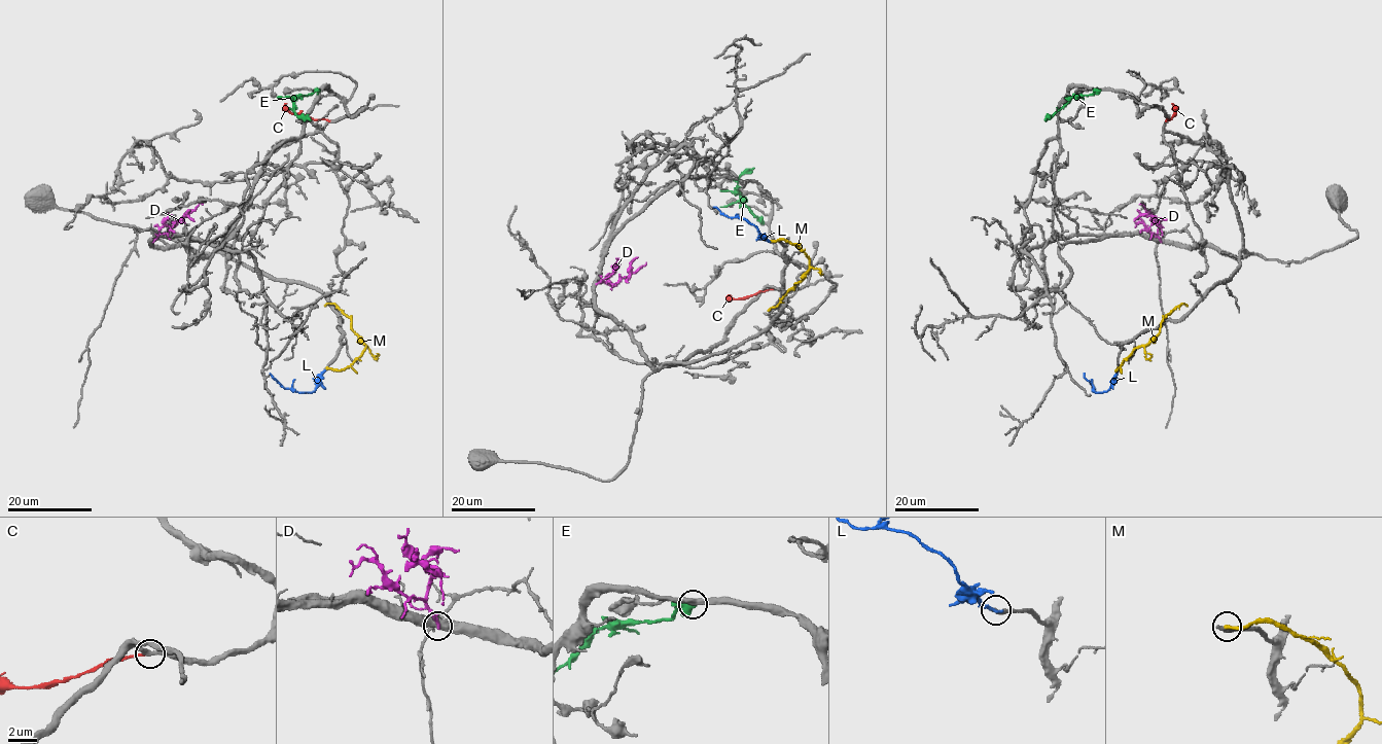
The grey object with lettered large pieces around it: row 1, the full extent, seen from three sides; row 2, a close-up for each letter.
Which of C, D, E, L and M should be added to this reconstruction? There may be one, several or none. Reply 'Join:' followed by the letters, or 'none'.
Join: none

